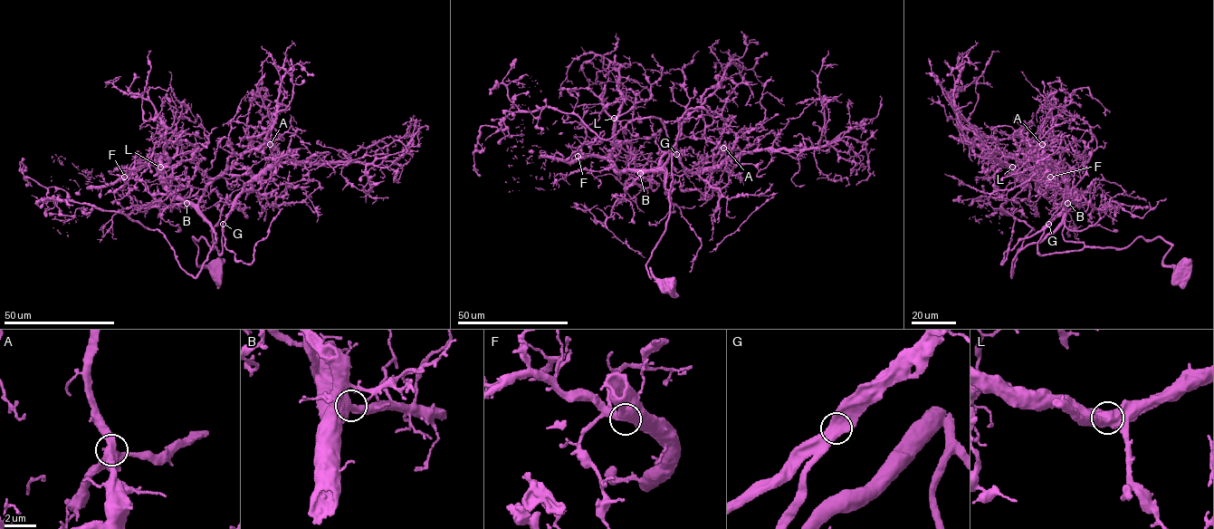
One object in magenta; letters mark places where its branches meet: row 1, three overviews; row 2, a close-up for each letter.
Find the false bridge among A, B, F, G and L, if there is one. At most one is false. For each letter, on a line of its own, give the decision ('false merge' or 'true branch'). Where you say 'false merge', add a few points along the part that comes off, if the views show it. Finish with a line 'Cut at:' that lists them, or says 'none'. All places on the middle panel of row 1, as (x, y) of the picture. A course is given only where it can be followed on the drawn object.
A: true branch
B: true branch
F: true branch
G: true branch
L: true branch
Cut at: none

